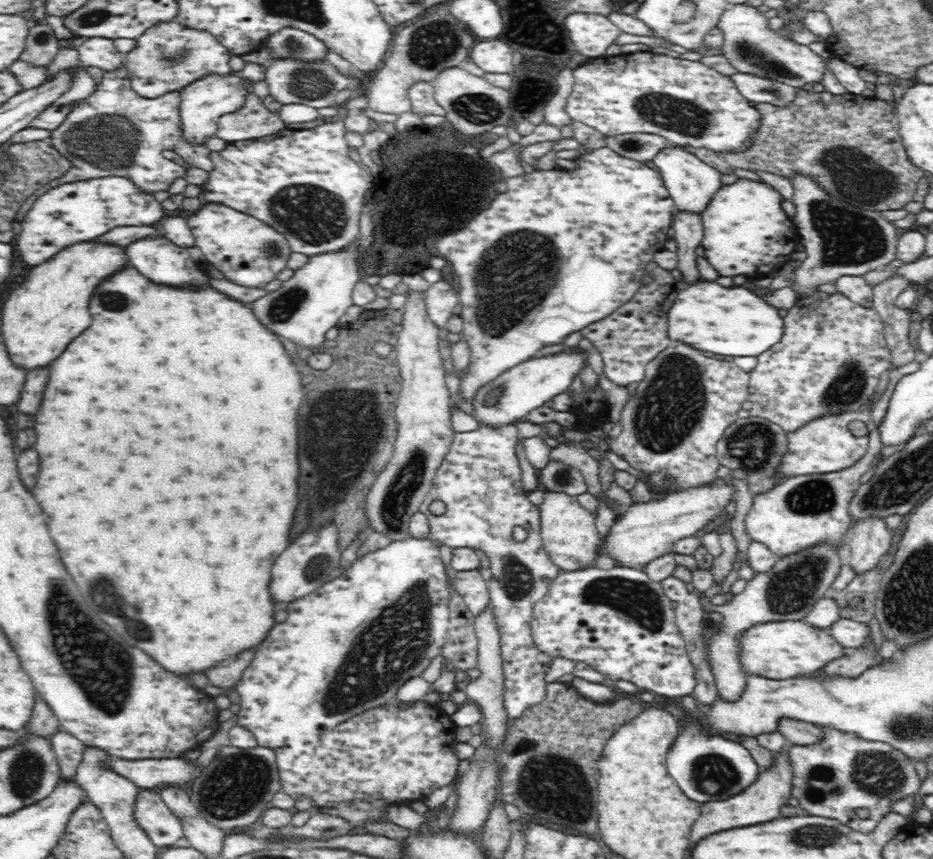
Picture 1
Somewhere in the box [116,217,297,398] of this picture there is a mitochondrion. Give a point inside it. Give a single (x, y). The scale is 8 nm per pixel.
(270, 248)

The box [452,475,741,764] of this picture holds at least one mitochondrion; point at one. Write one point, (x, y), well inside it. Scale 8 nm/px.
(637, 600)

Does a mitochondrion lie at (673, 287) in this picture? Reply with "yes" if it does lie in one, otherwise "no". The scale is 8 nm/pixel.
no

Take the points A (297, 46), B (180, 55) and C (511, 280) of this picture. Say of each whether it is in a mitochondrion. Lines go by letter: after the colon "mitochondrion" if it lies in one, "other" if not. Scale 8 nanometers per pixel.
A: mitochondrion
B: mitochondrion
C: mitochondrion

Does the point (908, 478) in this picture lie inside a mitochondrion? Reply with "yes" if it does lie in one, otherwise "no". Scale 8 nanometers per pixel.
yes

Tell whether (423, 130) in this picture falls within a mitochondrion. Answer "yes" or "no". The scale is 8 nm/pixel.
no

